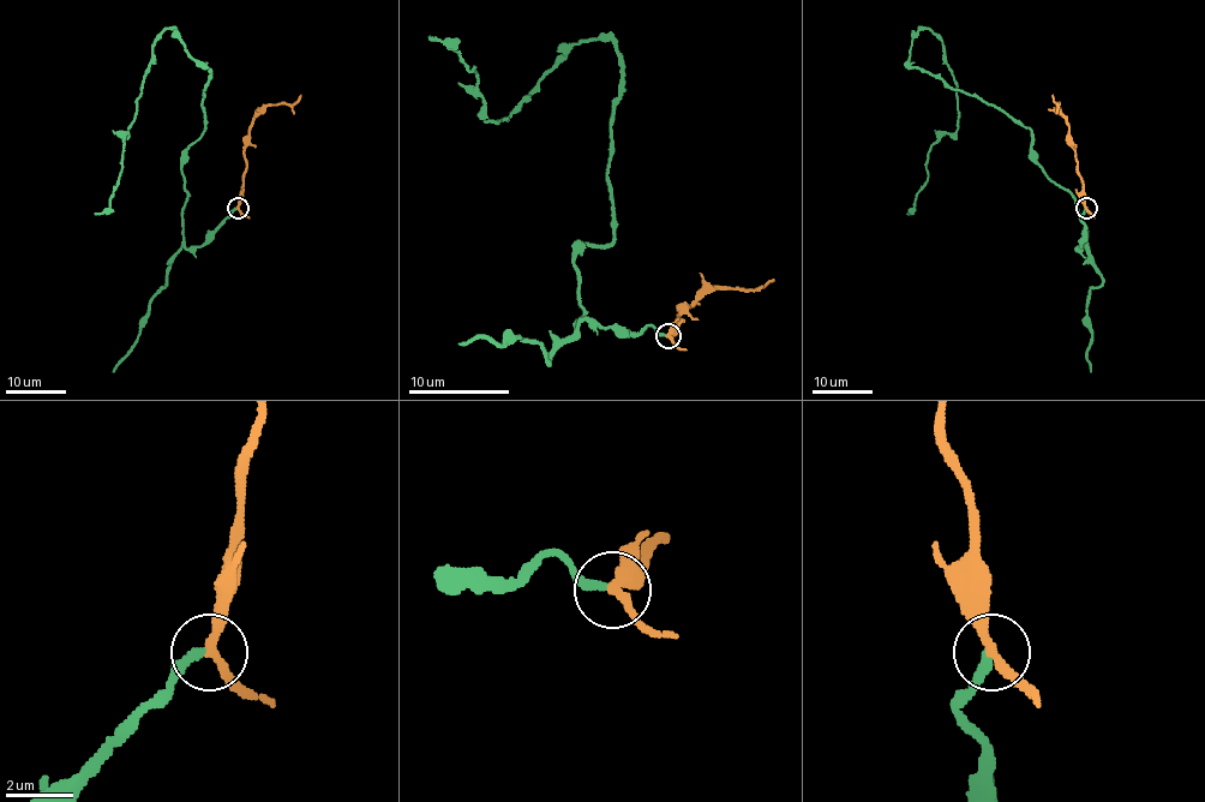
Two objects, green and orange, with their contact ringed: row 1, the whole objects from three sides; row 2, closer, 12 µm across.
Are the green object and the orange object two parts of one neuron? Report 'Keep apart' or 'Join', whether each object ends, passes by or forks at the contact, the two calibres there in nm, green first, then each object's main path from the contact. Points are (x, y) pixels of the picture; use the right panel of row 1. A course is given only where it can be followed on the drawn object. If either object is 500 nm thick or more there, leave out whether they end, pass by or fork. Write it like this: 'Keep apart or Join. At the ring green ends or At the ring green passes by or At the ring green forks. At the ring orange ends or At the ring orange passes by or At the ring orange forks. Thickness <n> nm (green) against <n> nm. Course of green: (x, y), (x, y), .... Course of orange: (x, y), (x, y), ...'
Join. At the ring green ends. At the ring orange passes by. Thickness 240 nm (green) against 260 nm. Course of green: (1085, 208), (1077, 249), (1087, 226), (1031, 131), (909, 66), (929, 29), (959, 120), (907, 214). Course of orange: (1085, 208), (1074, 148), (1067, 123), (1053, 95)

